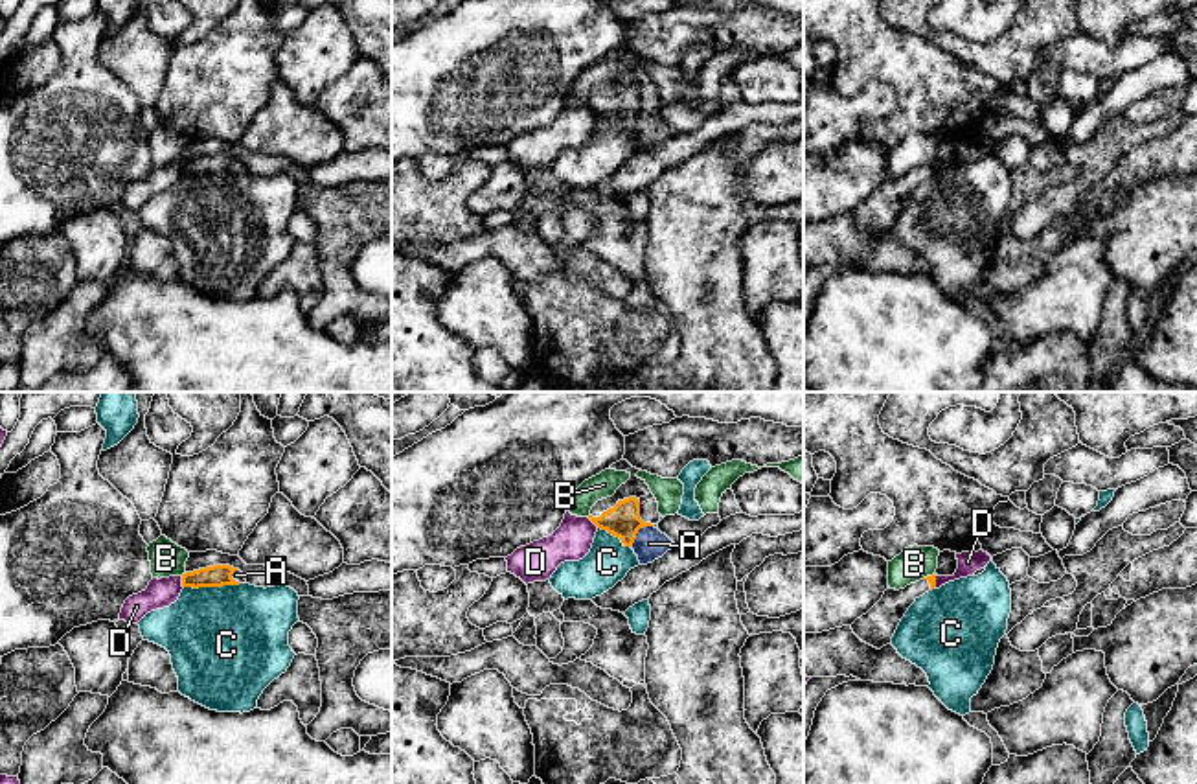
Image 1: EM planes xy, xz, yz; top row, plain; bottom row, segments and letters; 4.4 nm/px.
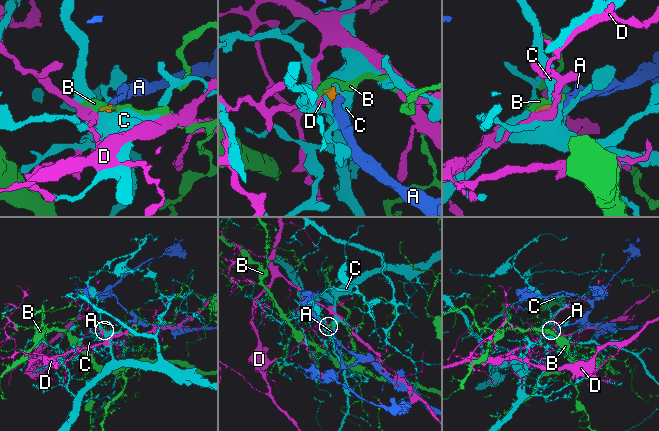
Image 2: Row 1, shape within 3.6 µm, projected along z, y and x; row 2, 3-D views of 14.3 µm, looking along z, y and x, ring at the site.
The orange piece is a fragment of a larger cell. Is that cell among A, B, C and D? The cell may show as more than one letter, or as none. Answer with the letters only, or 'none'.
A

